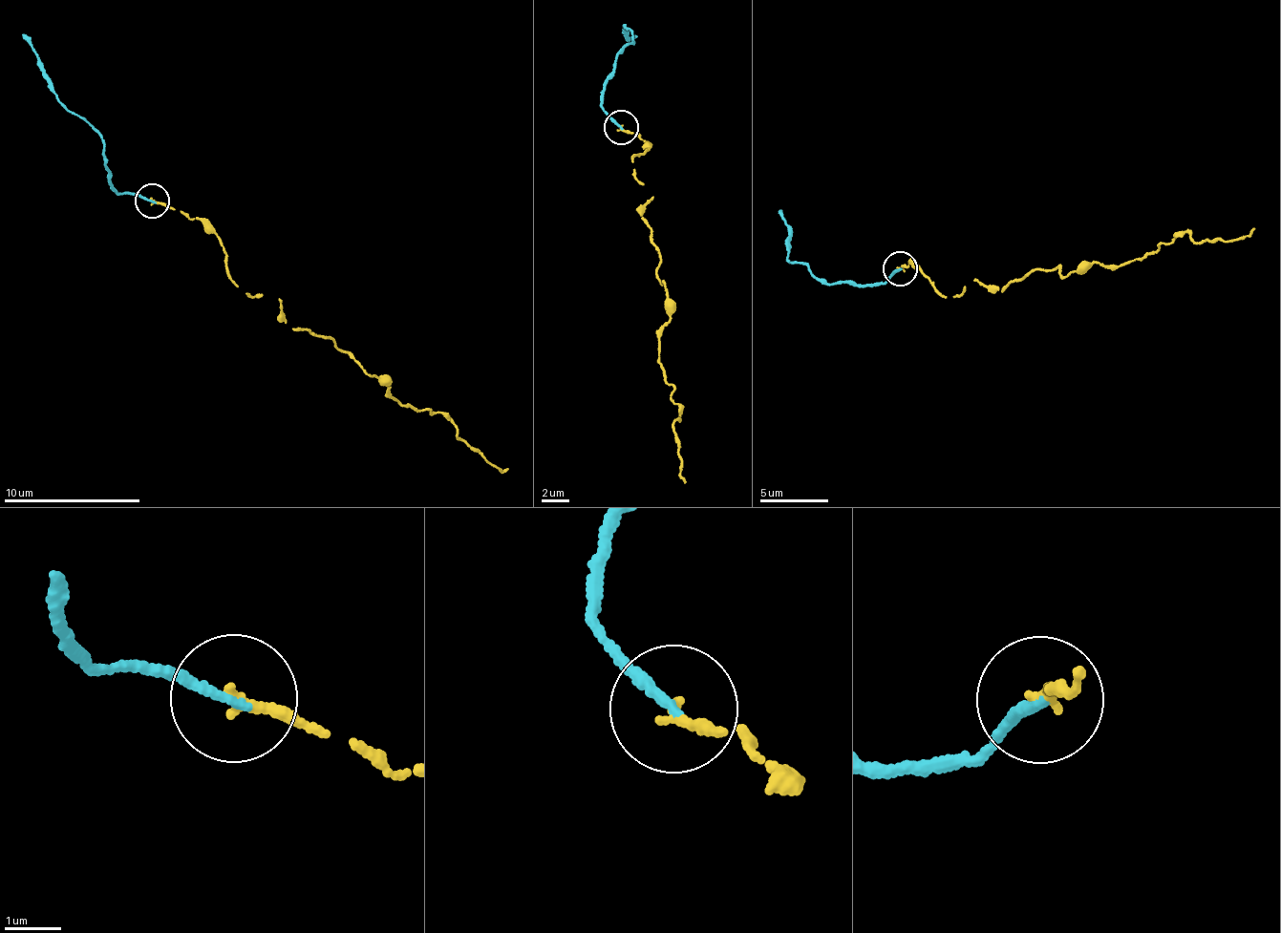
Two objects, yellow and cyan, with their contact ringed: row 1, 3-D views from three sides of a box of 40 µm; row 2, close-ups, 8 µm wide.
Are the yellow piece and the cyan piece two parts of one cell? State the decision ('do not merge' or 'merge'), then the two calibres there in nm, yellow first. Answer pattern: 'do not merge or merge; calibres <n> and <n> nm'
merge; calibres 190 and 160 nm

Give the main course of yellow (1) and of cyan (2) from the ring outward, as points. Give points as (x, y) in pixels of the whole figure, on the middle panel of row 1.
1: (621, 127), (649, 149), (633, 177), (652, 201), (640, 219), (666, 283), (658, 363), (680, 408), (683, 484)
2: (621, 127), (602, 106), (602, 91), (615, 55), (630, 43), (633, 32), (625, 26), (630, 37)

